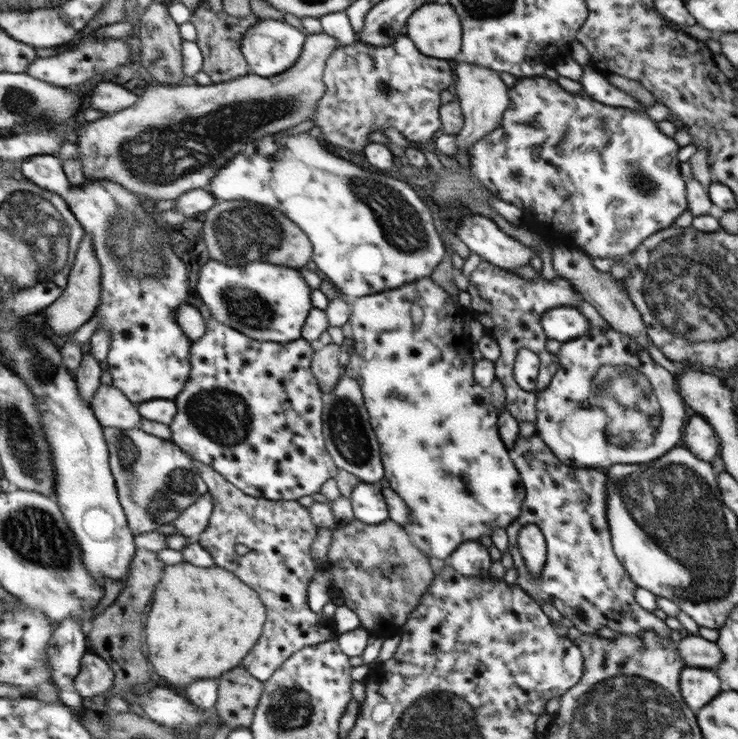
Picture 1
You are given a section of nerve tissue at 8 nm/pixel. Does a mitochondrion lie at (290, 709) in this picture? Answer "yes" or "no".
yes

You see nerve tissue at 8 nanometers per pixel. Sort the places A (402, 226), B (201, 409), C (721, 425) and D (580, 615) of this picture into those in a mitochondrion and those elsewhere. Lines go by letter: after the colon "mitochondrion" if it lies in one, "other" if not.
A: mitochondrion
B: mitochondrion
C: other
D: other

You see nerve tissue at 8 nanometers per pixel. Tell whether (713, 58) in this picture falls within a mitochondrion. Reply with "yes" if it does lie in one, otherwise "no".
no

